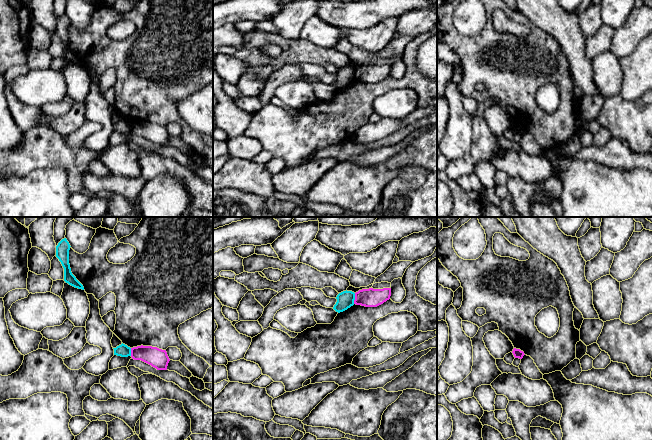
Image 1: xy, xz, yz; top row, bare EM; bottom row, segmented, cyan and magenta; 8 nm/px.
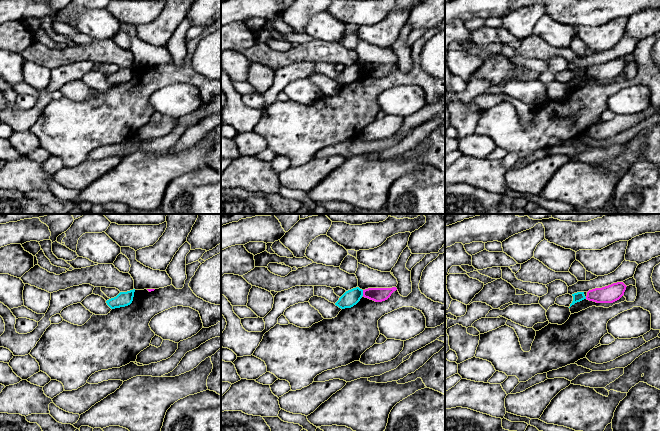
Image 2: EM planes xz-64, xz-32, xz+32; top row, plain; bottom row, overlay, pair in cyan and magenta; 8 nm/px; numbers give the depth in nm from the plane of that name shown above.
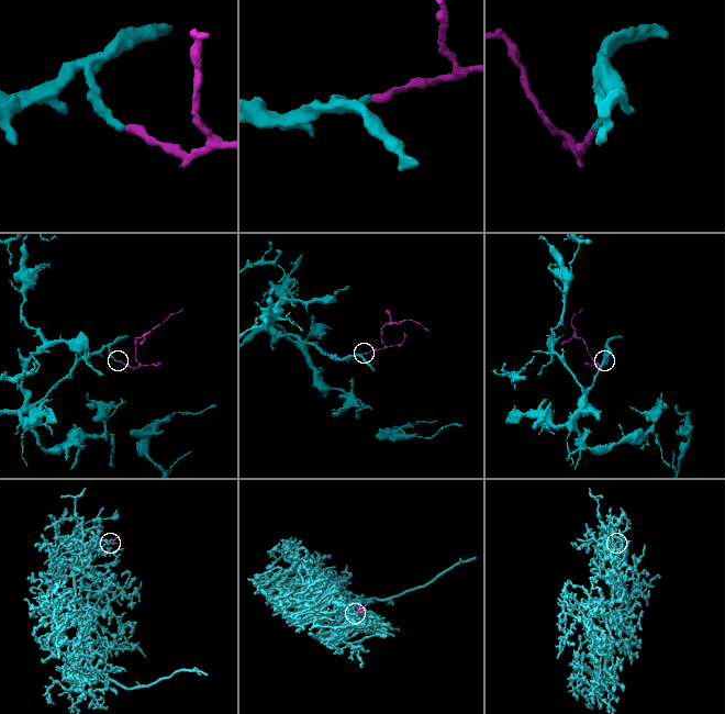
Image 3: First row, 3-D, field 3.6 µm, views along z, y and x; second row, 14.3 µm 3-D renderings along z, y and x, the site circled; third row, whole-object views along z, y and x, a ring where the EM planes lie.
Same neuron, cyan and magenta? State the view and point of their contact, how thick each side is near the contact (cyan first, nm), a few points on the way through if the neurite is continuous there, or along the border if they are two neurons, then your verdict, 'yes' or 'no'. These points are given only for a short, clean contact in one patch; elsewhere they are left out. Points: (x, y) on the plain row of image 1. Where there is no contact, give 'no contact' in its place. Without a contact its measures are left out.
xz (354, 74) | 140/150 nm | along xz (355, 69), (353, 79) | no

